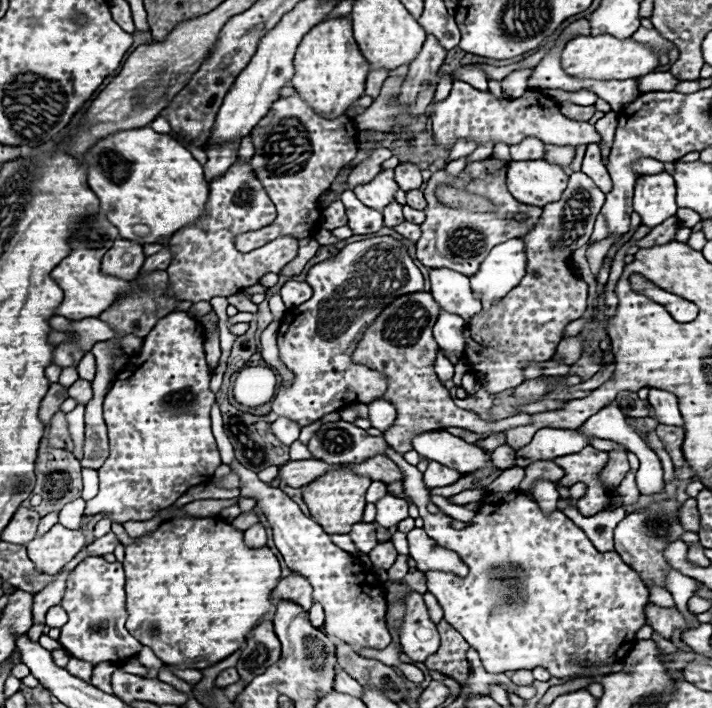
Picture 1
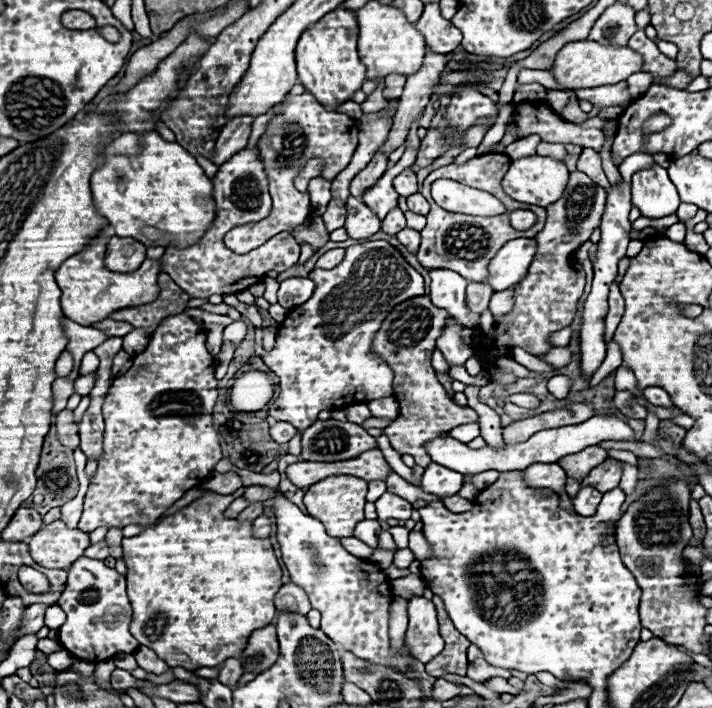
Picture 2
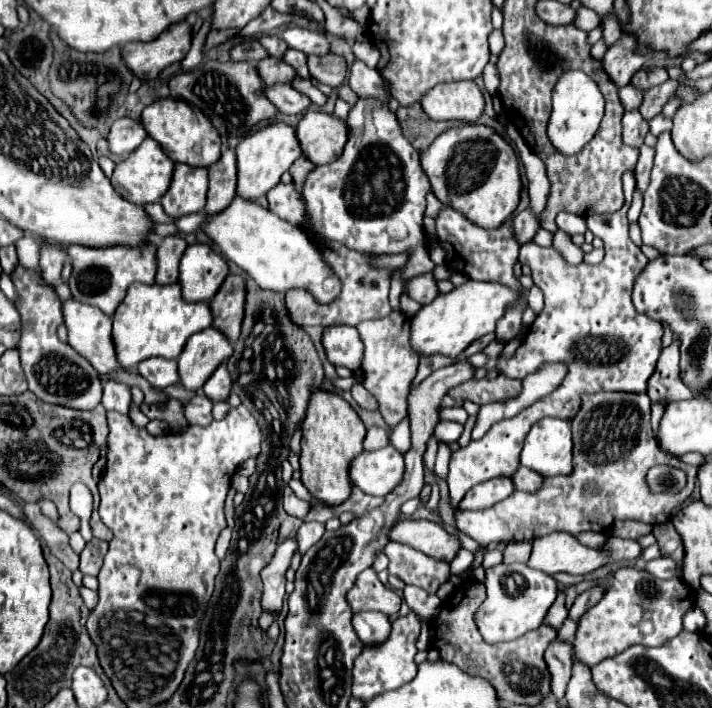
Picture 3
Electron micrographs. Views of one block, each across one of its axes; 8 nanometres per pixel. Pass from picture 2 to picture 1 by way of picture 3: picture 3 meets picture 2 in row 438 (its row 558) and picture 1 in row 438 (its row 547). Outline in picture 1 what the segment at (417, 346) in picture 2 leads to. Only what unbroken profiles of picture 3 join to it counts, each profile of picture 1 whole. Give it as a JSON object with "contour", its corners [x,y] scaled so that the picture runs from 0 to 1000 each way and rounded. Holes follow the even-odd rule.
{"contour":[[[601,412],[567,415],[553,427],[548,427],[531,444],[531,449],[517,460],[508,480],[503,483],[503,494],[494,500],[494,508],[500,514],[511,514],[522,523],[534,523],[542,531],[545,548],[537,556],[537,562],[551,568],[551,573],[556,576],[556,596],[539,613],[539,619],[562,641],[579,636],[576,630],[579,616],[601,607],[624,607],[629,602],[640,602],[640,605],[663,607],[669,613],[680,613],[680,610],[708,610],[719,602],[736,602],[747,596],[744,585],[728,585],[699,596],[683,596],[674,593],[666,582],[649,579],[638,571],[629,551],[618,542],[610,525],[610,508],[612,500],[618,497],[618,489],[607,475],[607,460],[612,455],[615,441],[618,432],[612,432],[612,427]]]}

